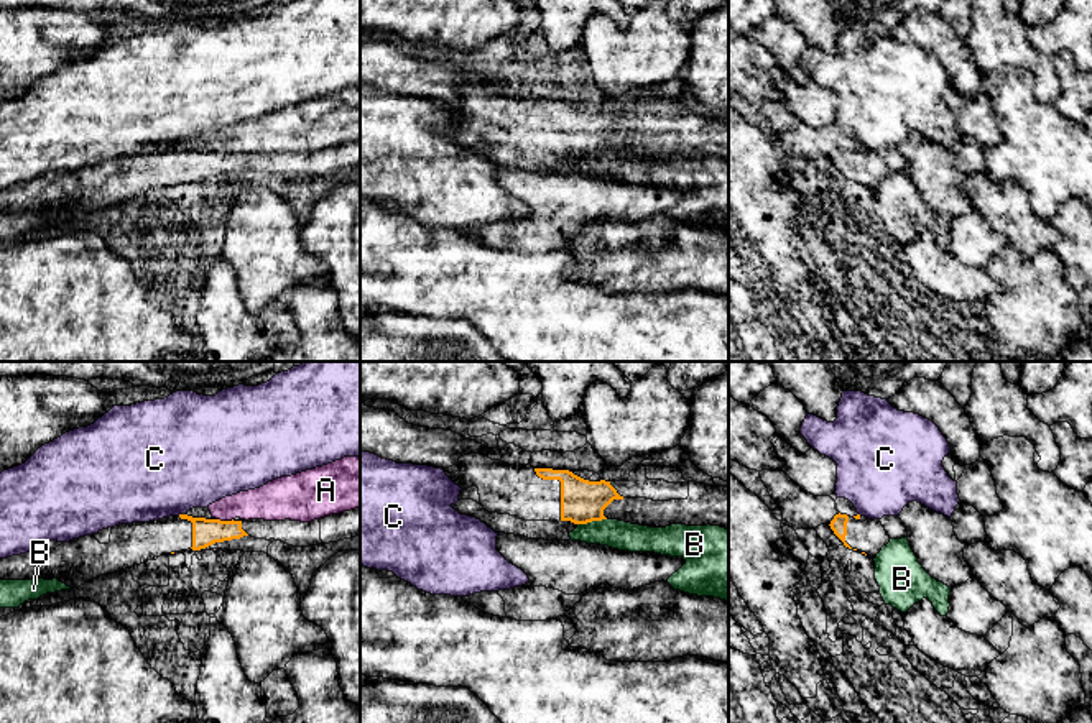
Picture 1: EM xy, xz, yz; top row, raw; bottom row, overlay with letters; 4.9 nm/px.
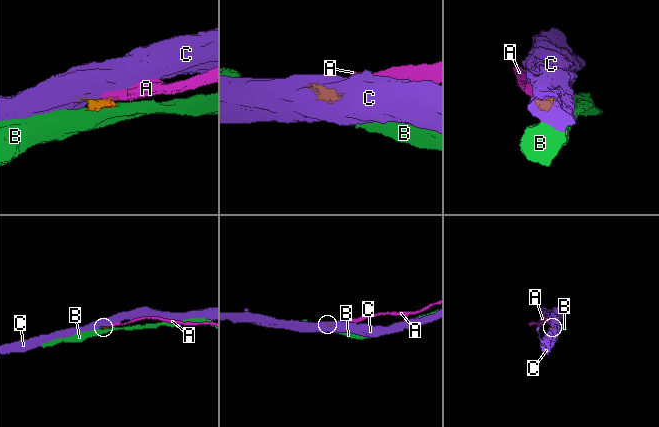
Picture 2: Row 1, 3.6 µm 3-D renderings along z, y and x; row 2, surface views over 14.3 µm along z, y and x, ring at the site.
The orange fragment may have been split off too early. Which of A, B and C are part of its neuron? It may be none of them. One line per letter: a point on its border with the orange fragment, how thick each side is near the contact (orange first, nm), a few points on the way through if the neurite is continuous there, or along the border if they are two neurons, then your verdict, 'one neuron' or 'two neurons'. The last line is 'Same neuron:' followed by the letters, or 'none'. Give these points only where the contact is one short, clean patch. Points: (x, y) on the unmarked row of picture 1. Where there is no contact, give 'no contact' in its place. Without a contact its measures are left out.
A: xy (224, 153) | 130/180 nm | along xy (216, 150), (232, 151) | two neurons
B: xz (591, 153) | 220/140 nm | along xz (606, 150), (578, 156) | two neurons
C: xy (181, 147) | 130/480 nm | along xy (185, 145), (178, 147) | two neurons
Same neuron: none

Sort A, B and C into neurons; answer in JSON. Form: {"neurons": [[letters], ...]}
{"neurons": [["A"], ["B"], ["C"]]}

